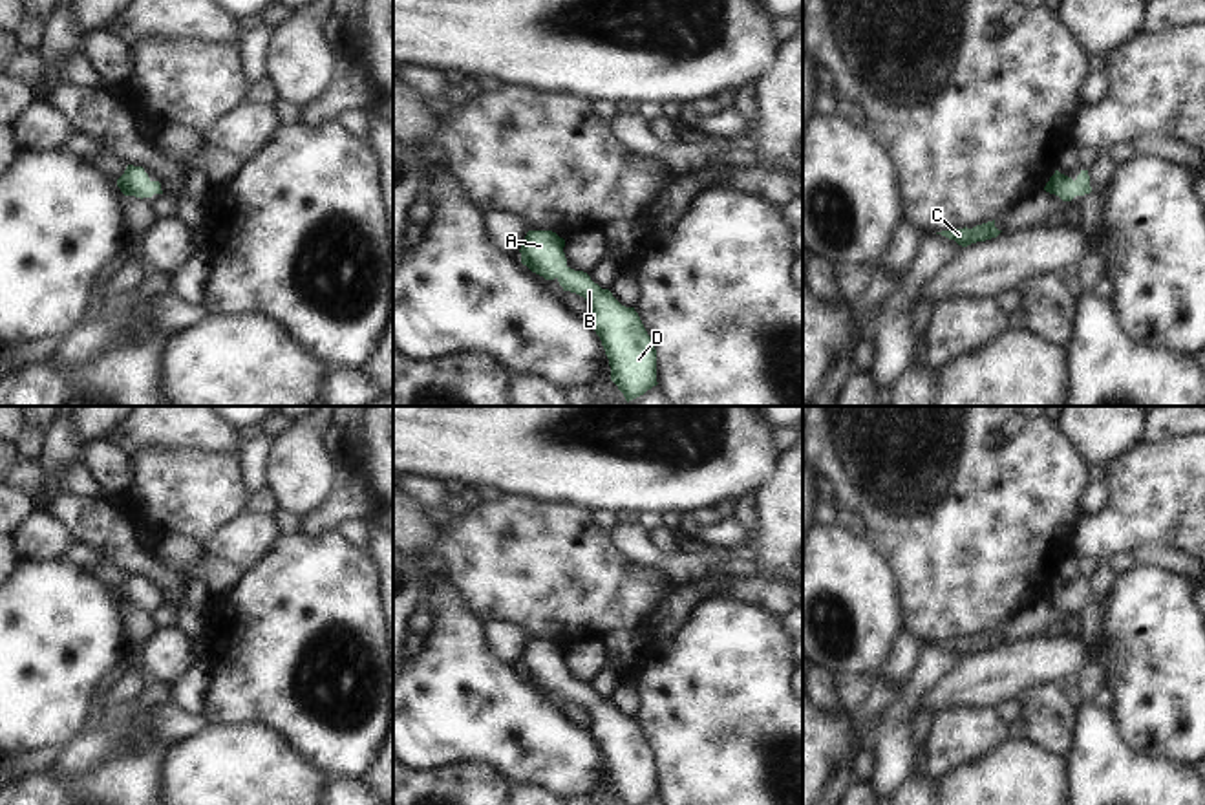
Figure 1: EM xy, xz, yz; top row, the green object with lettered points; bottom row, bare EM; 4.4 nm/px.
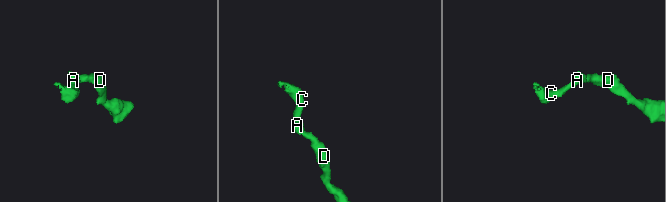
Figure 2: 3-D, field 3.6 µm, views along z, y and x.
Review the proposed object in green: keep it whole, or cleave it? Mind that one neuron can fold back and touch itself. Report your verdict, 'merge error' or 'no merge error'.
no merge error

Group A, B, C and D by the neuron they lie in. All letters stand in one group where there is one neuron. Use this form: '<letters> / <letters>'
A B C D

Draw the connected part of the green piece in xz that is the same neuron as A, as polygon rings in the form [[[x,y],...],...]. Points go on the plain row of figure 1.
[[[528,640],[521,655],[521,673],[545,690],[558,690],[563,701],[583,706],[591,715],[589,734],[596,741],[611,776],[611,790],[624,805],[644,805],[656,796],[656,759],[634,717],[622,715],[609,699],[602,699],[583,681],[567,675],[565,649],[552,640]]]

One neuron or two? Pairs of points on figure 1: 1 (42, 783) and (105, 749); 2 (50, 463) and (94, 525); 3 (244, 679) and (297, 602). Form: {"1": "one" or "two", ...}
{"1": "two", "2": "two", "3": "one"}

